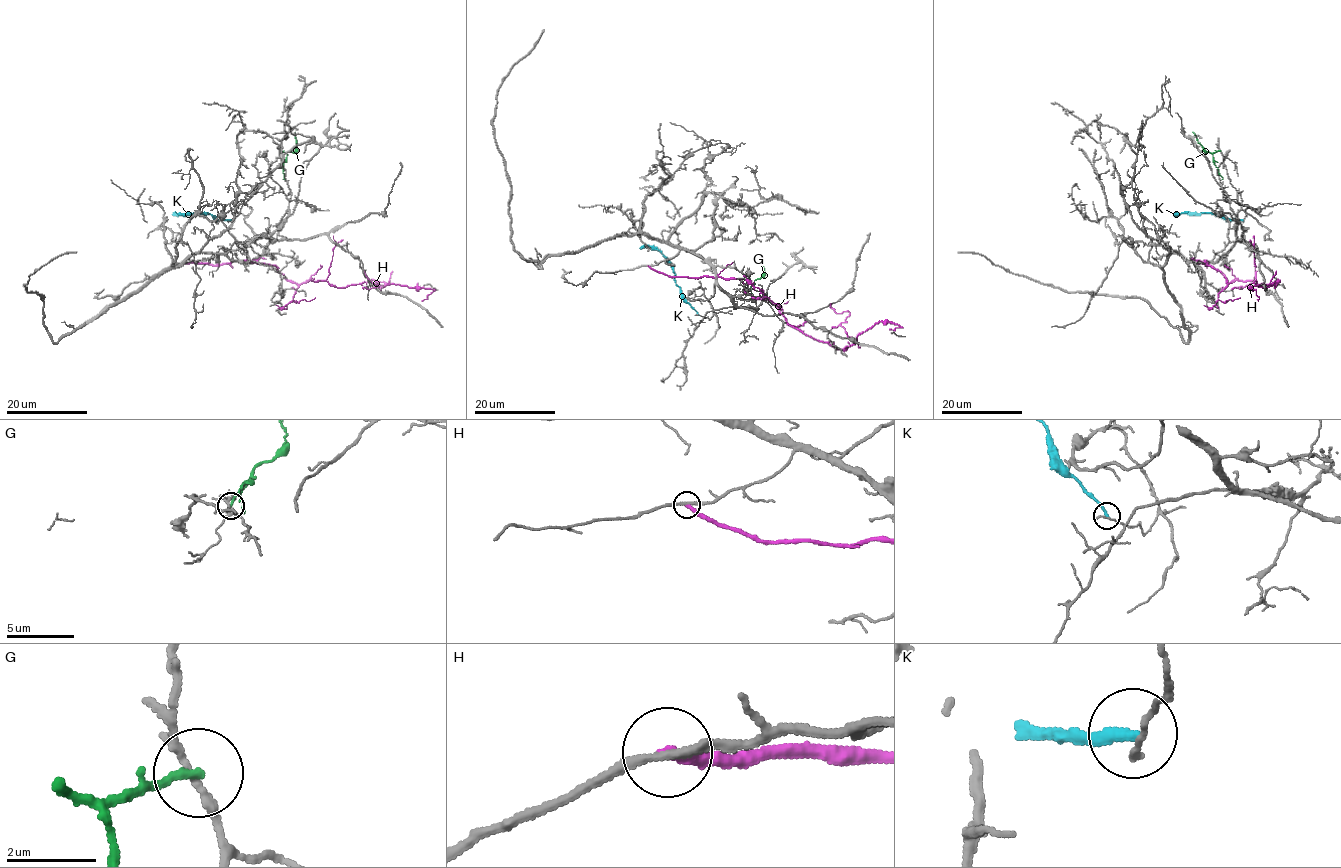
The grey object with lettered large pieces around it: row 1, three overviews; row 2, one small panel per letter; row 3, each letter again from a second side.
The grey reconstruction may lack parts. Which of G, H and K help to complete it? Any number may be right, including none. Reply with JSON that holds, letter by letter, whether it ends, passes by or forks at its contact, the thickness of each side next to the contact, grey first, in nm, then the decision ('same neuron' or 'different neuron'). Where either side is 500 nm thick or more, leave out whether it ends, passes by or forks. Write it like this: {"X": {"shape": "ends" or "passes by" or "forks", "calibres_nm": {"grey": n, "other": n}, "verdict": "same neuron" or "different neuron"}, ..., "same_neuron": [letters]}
{"G": {"shape": "ends", "calibres_nm": {"grey": 160, "other": 170}, "verdict": "different neuron"}, "H": {"shape": "ends", "calibres_nm": {"grey": 200, "other": 300}, "verdict": "different neuron"}, "K": {"shape": "ends", "calibres_nm": {"grey": 160, "other": 260}, "verdict": "different neuron"}, "same_neuron": []}

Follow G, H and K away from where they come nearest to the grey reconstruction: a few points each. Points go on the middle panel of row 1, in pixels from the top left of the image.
G: (747, 292), (764, 272), (762, 264)
H: (648, 266), (671, 276), (737, 278), (789, 324), (838, 348), (880, 321), (900, 327), (889, 328)
K: (698, 314), (676, 283), (674, 266), (658, 251), (639, 248)

